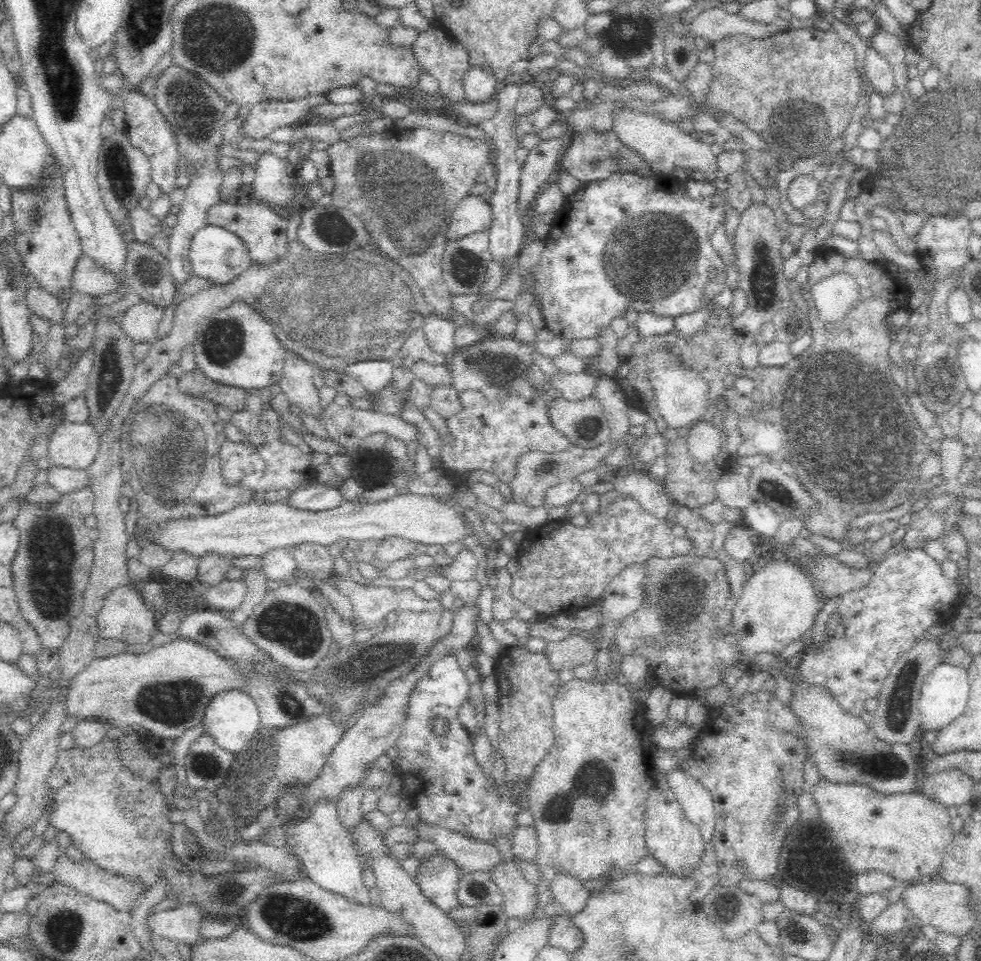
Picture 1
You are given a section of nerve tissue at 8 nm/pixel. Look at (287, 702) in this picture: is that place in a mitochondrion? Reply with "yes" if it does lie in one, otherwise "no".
yes

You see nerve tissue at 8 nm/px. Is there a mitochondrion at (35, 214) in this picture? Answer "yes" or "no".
yes

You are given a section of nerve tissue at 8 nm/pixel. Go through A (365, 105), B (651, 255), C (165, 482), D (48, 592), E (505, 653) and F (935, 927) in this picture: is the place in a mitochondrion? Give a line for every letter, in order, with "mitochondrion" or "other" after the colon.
A: other
B: mitochondrion
C: mitochondrion
D: mitochondrion
E: other
F: other

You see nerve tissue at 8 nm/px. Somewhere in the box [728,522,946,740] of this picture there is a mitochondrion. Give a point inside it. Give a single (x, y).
(897, 712)

